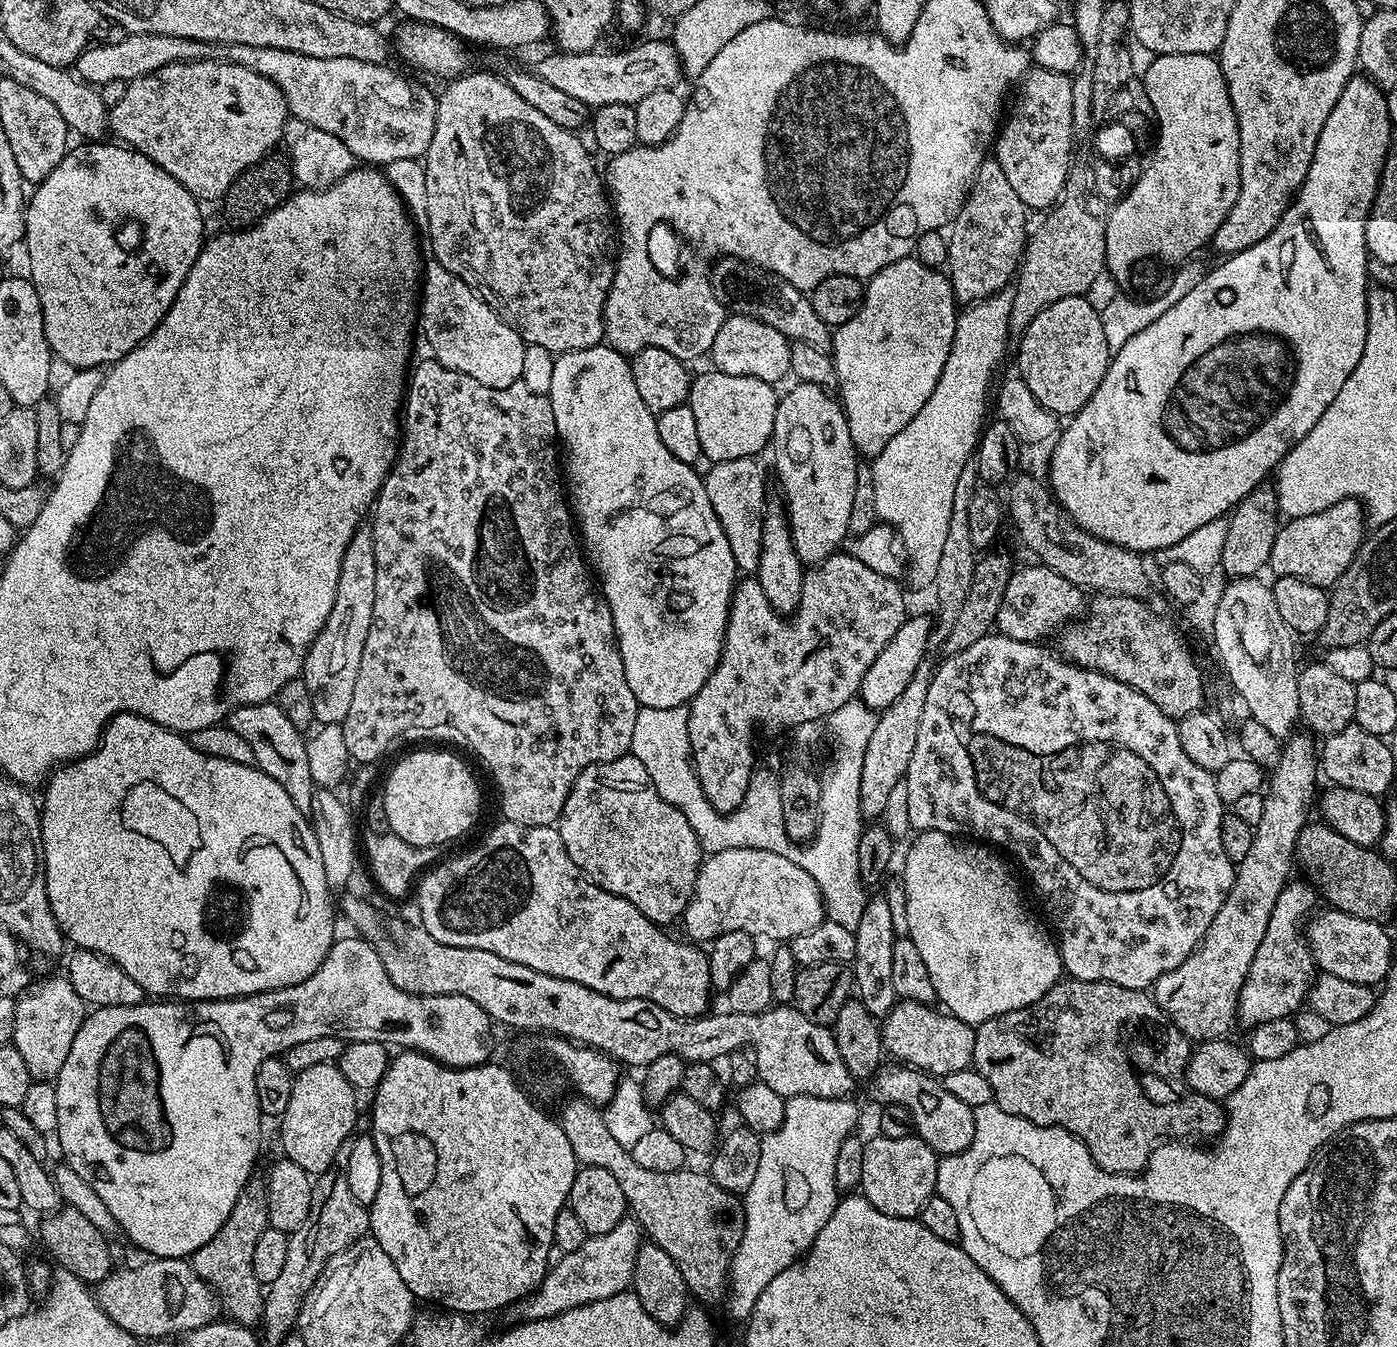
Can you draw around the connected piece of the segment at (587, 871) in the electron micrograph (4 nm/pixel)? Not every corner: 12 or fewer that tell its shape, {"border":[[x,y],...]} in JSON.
{"border":[[631,754],[566,798],[562,846],[661,926],[692,901],[702,849]]}

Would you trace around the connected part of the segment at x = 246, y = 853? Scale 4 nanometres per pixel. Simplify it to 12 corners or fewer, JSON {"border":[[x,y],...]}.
{"border":[[132,712],[52,773],[54,918],[152,998],[314,974],[318,838]]}

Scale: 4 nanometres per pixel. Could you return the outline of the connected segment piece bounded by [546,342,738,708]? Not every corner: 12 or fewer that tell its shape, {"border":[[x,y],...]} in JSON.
{"border":[[555,357],[582,551],[641,708],[718,666],[738,569],[629,357]]}

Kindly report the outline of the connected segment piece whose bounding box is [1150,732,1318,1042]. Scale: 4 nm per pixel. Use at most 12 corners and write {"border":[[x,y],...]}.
{"border":[[1285,739],[1226,902],[1150,995],[1189,1041],[1227,1037],[1309,823],[1318,754]]}

